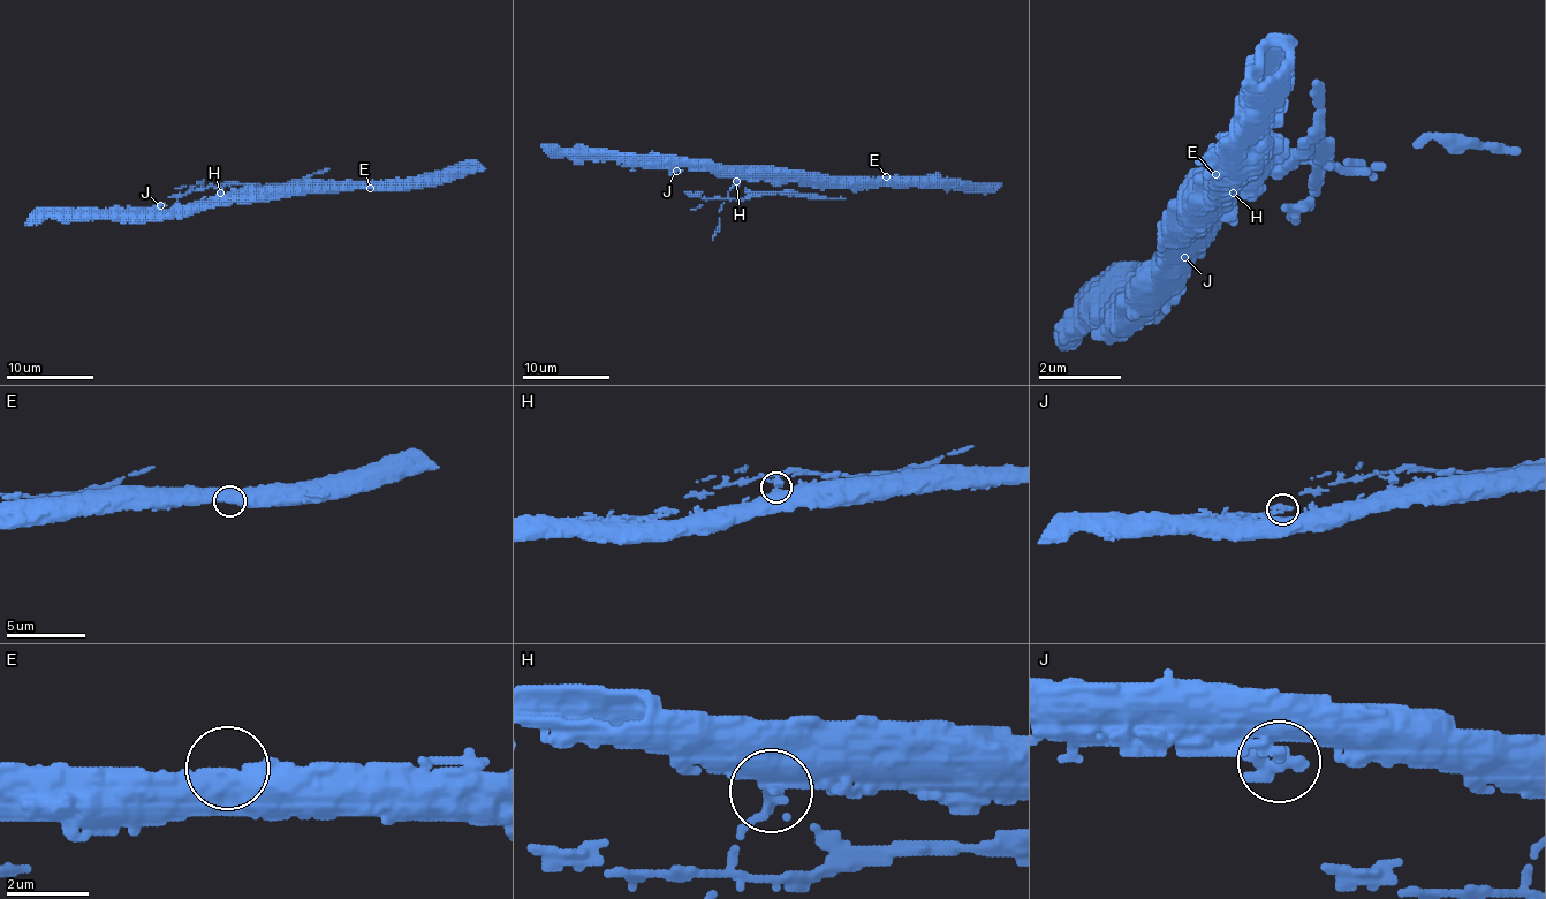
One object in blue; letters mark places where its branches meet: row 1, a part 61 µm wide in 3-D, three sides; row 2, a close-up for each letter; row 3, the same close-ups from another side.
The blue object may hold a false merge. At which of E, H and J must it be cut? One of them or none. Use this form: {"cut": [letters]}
{"cut": ["H"]}

